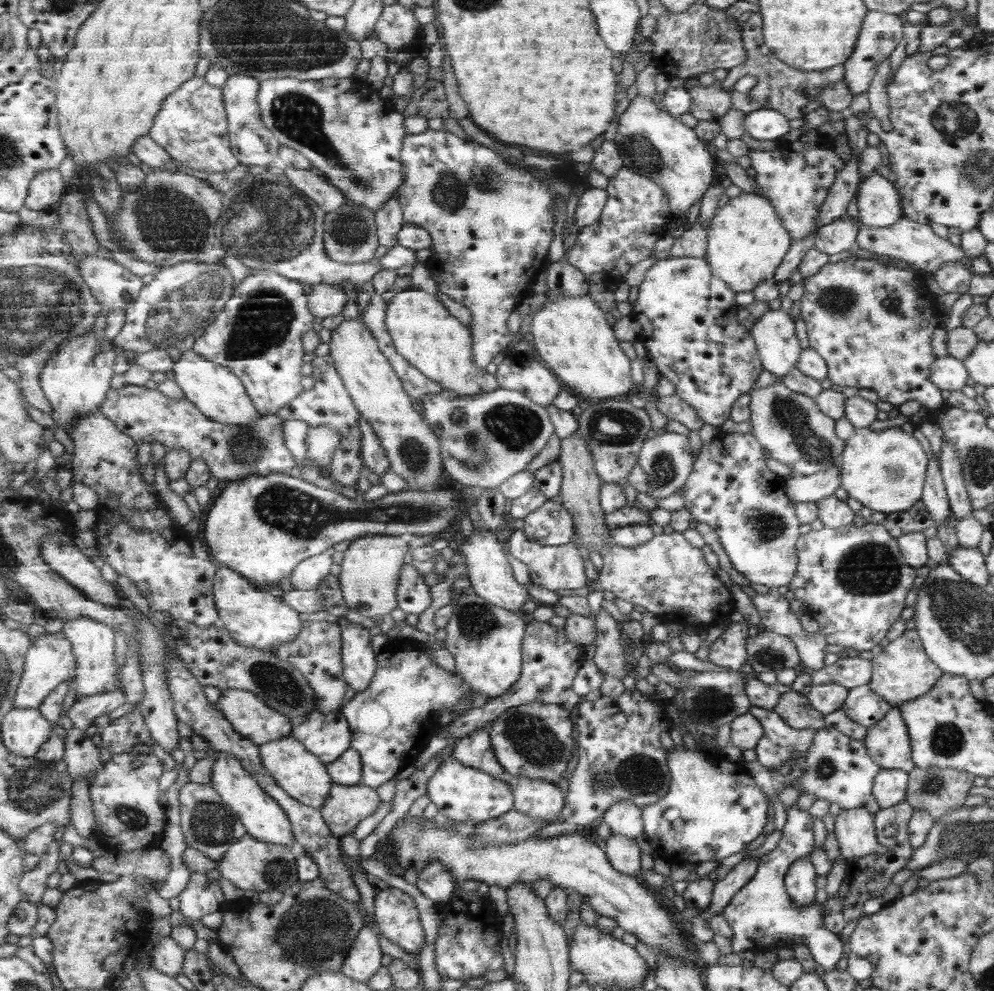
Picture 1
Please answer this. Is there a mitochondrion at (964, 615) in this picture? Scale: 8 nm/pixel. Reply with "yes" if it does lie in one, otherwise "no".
yes

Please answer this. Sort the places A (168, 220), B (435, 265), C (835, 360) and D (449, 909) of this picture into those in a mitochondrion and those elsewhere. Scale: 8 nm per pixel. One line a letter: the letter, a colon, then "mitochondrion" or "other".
A: mitochondrion
B: other
C: other
D: other

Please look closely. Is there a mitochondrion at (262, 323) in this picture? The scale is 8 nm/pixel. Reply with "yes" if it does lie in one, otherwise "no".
yes

